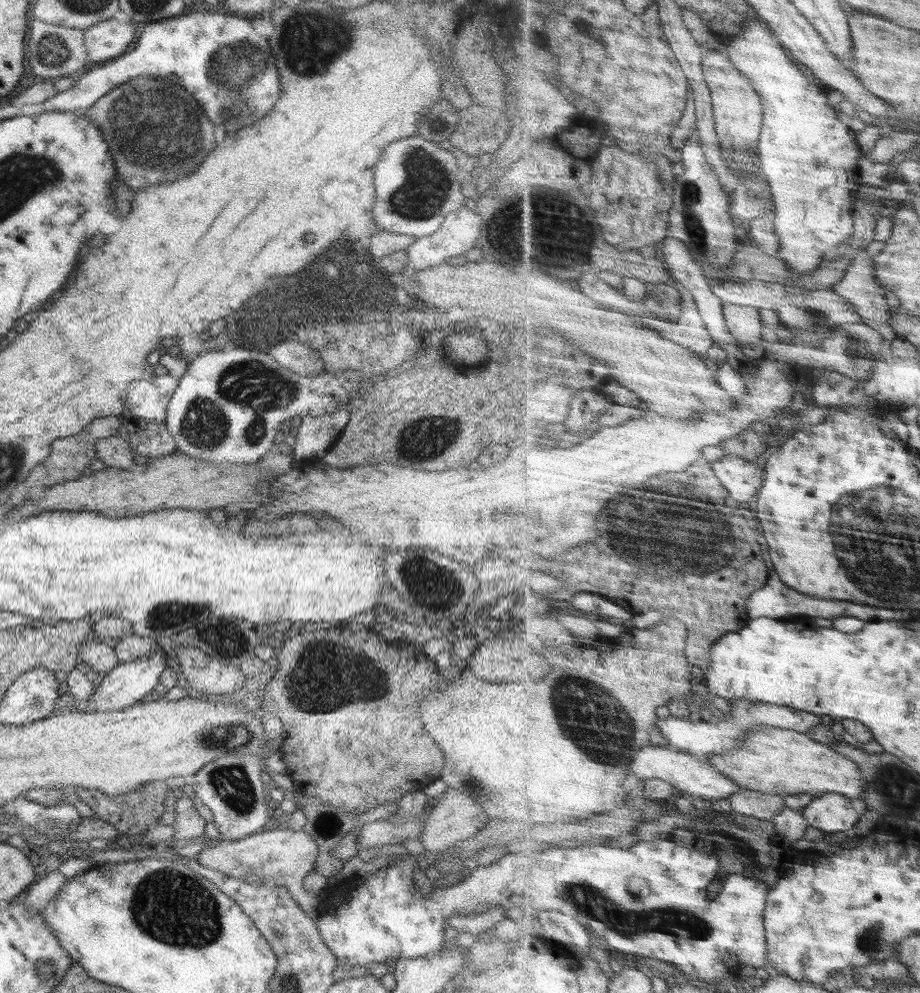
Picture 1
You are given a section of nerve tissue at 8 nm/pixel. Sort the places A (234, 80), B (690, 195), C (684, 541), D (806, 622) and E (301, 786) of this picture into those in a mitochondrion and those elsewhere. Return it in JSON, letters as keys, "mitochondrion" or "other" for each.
{"A":"mitochondrion","B":"mitochondrion","C":"mitochondrion","D":"other","E":"other"}

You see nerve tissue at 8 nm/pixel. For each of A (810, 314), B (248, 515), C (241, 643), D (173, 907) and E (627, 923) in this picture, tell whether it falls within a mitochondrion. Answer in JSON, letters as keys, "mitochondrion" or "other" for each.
{"A":"mitochondrion","B":"other","C":"other","D":"mitochondrion","E":"mitochondrion"}

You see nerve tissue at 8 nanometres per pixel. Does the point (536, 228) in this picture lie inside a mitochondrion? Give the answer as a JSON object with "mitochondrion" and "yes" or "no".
{"mitochondrion":"yes"}

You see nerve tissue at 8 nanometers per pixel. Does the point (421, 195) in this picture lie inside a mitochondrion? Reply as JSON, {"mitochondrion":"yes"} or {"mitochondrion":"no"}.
{"mitochondrion":"yes"}

